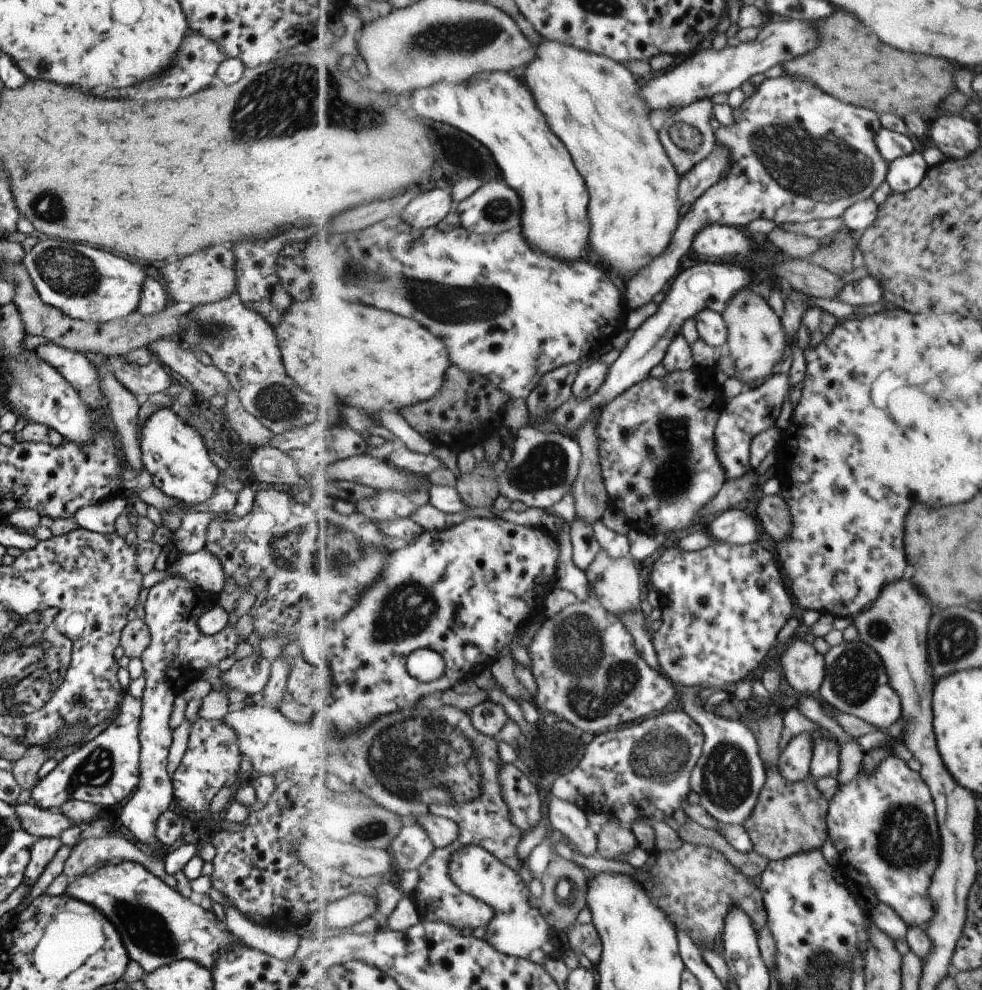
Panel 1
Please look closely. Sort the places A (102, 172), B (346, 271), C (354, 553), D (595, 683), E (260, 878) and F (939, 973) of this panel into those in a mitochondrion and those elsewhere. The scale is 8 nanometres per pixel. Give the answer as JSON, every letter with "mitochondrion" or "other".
{"A":"other","B":"mitochondrion","C":"mitochondrion","D":"mitochondrion","E":"other","F":"other"}

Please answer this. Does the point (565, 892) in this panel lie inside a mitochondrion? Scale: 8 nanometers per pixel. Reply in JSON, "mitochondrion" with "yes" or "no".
{"mitochondrion":"yes"}

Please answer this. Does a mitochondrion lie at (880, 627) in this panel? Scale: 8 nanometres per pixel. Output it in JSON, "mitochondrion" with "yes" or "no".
{"mitochondrion":"yes"}

